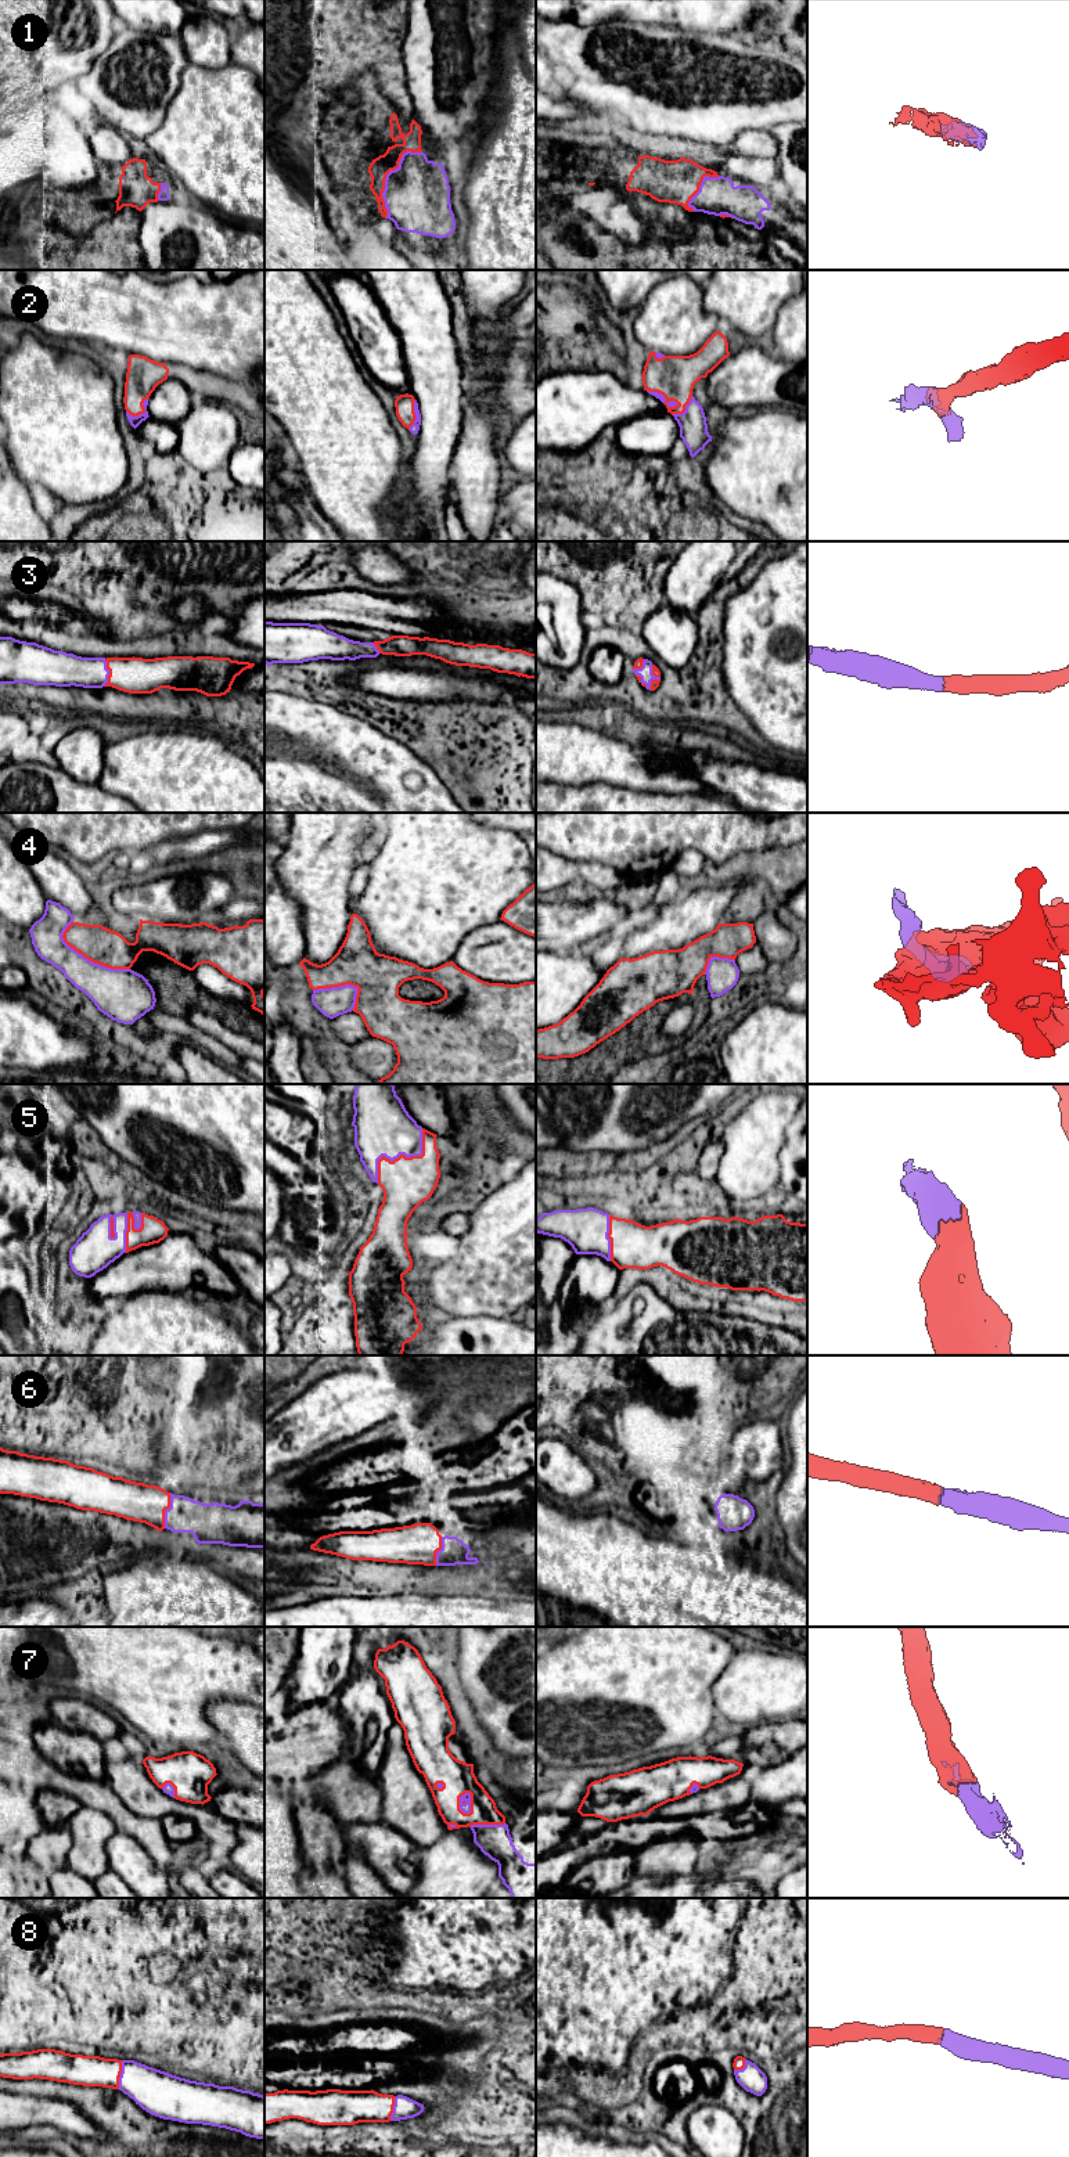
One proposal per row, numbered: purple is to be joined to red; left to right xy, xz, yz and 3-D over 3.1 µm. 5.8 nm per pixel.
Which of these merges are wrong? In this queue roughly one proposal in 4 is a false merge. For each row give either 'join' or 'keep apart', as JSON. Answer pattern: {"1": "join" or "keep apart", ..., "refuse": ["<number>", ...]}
{"1": "join", "2": "join", "3": "join", "4": "join", "5": "join", "6": "join", "7": "join", "8": "join", "refuse": []}

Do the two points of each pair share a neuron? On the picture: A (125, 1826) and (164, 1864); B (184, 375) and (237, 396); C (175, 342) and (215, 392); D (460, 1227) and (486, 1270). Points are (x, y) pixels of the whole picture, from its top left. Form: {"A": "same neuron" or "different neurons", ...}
{"A": "same neuron", "B": "same neuron", "C": "different neurons", "D": "different neurons"}

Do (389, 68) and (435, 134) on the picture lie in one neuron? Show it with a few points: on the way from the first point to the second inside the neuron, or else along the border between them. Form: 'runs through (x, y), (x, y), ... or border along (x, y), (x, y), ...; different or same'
border along (405, 68), (405, 85), (413, 104), (414, 118); different

